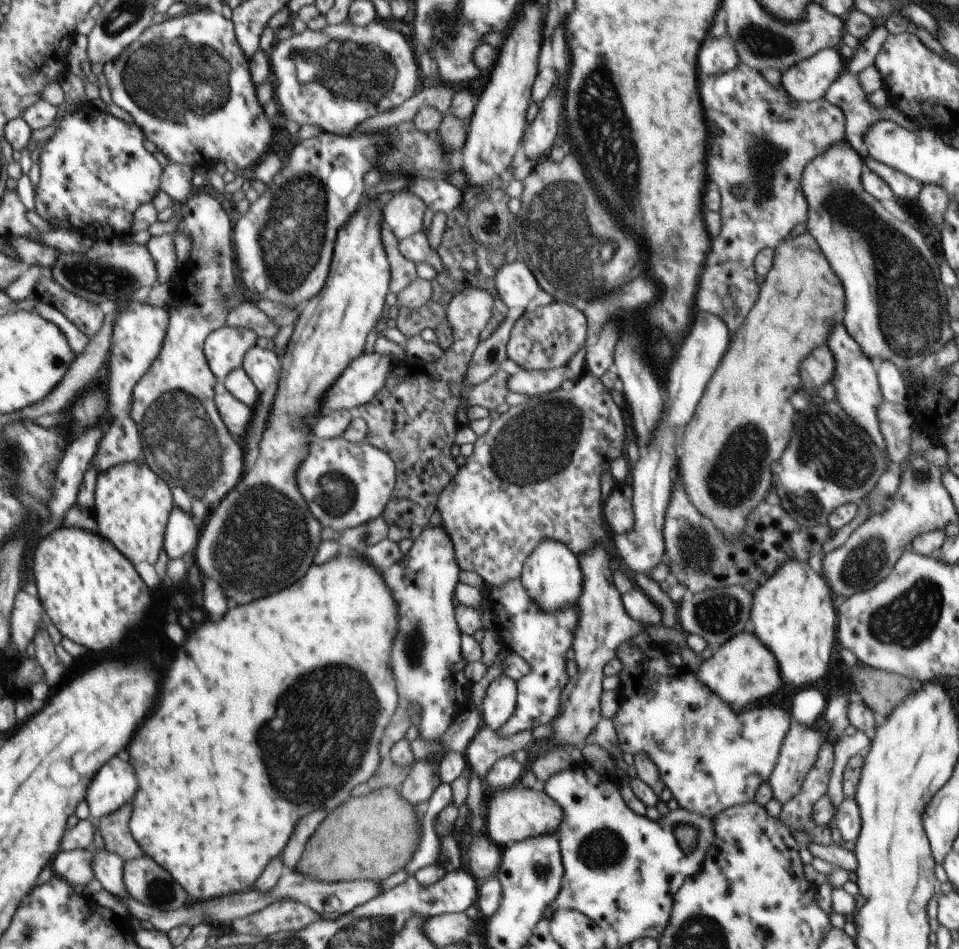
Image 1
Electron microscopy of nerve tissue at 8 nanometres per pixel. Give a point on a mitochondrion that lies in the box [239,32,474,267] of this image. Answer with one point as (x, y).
(362, 70)

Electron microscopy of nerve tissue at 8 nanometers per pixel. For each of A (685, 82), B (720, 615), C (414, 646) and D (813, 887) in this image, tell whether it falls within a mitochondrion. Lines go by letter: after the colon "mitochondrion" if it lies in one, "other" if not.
A: other
B: mitochondrion
C: mitochondrion
D: other

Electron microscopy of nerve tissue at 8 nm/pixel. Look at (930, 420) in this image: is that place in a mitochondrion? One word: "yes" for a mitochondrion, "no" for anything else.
no

